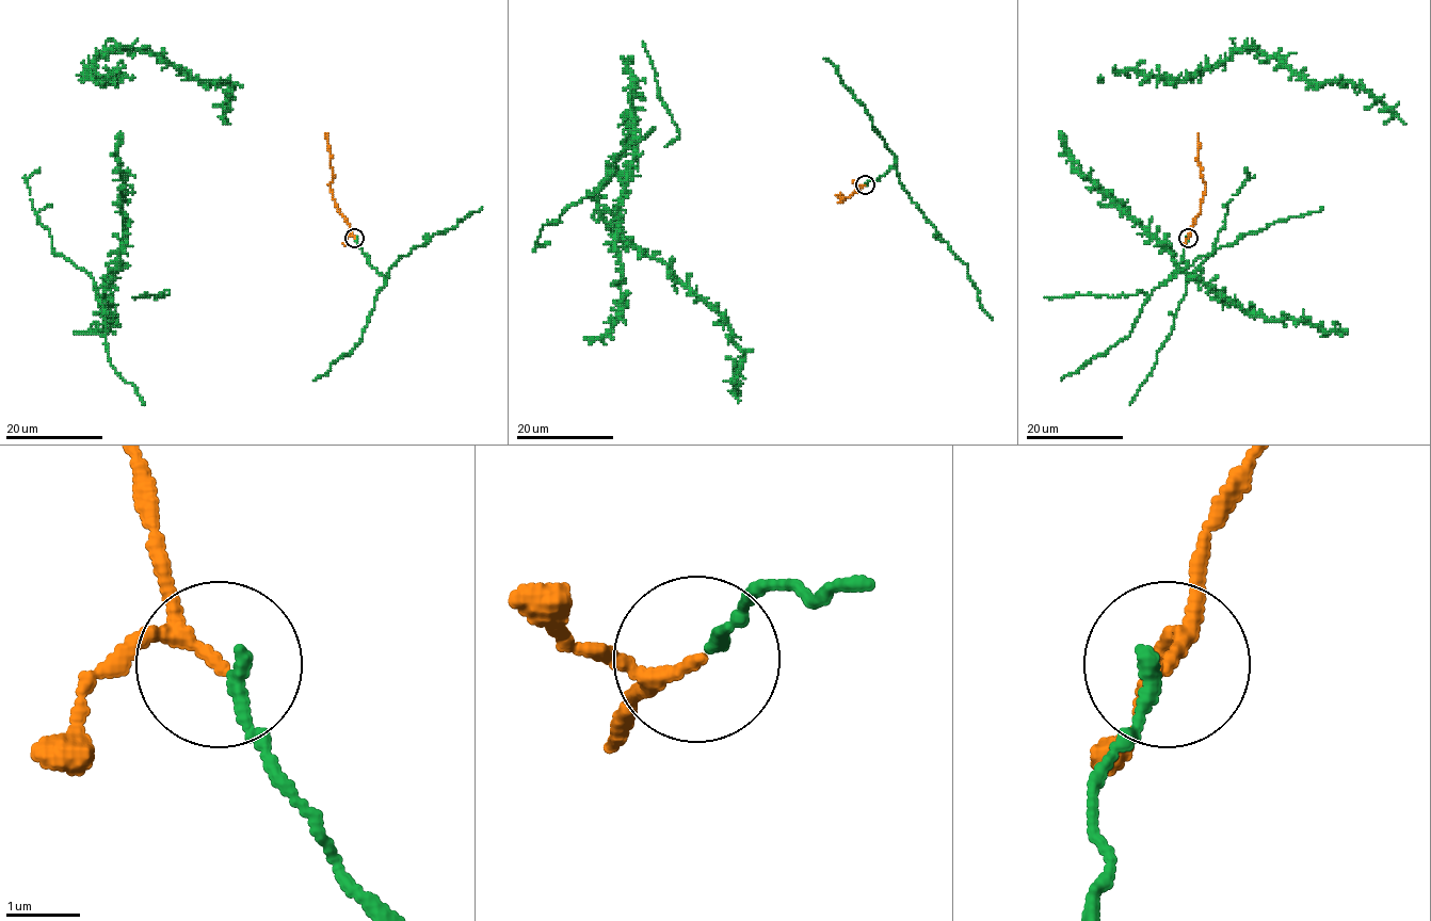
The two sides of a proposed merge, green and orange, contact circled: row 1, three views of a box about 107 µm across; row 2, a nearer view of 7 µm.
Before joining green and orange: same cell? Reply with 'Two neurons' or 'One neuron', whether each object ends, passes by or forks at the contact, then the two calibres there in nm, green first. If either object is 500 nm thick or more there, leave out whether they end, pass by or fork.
One neuron. At the ring green ends. At the ring orange passes by. Thickness 180 nm (green) against 150 nm

